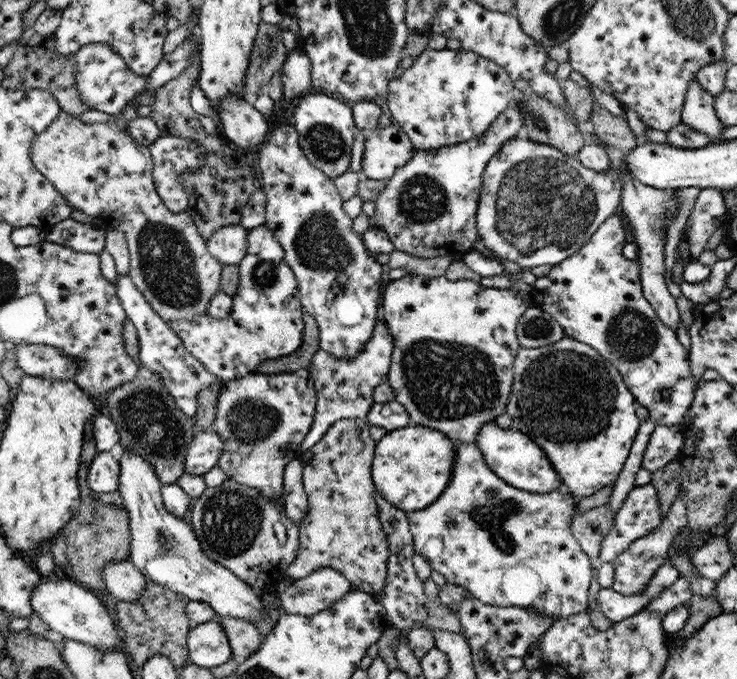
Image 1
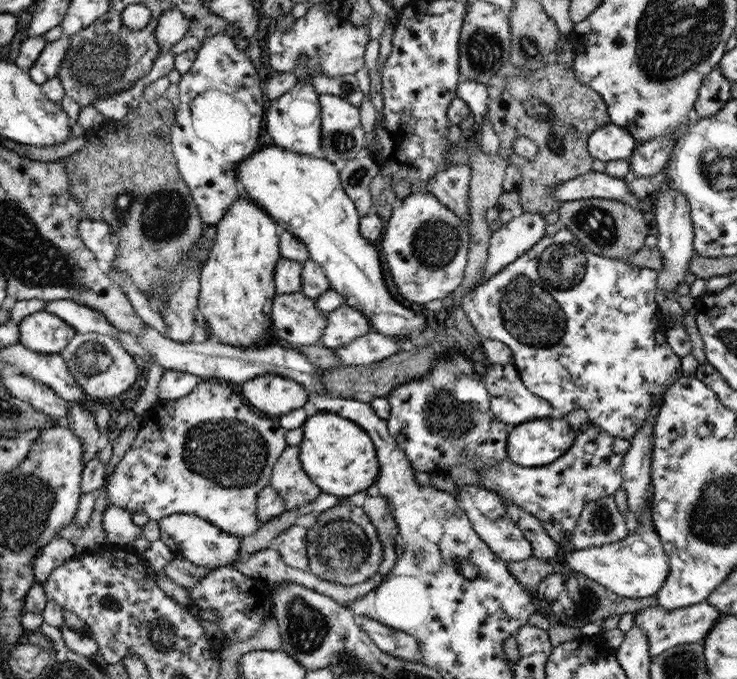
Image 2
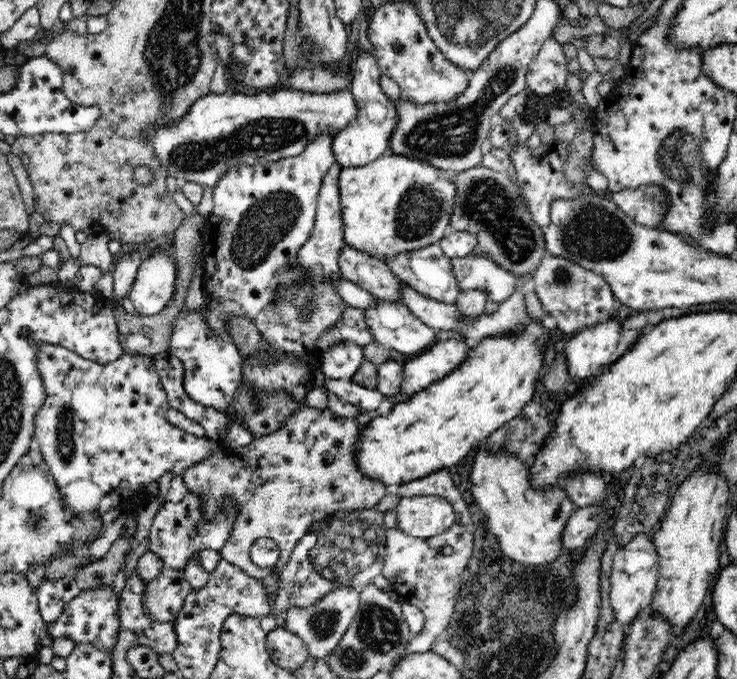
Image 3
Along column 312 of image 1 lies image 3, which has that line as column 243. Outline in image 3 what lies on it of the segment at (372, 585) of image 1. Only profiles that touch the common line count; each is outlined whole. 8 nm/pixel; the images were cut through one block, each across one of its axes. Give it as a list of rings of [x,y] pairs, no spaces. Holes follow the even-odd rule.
[[[308,405],[298,410],[296,414],[285,418],[283,425],[272,434],[259,436],[250,444],[233,449],[220,444],[219,451],[207,456],[204,462],[190,466],[182,474],[182,479],[189,492],[199,496],[203,520],[206,522],[214,520],[214,516],[222,510],[220,500],[228,500],[228,498],[233,500],[231,504],[235,508],[226,508],[228,516],[235,515],[233,527],[226,544],[219,551],[221,558],[254,579],[264,579],[274,572],[281,572],[290,558],[292,549],[307,534],[313,522],[323,521],[338,511],[346,513],[369,509],[378,504],[386,494],[386,486],[362,475],[353,457],[357,436],[361,430],[362,427],[356,424],[353,418],[337,416],[329,409],[321,410]],[[326,452],[334,456],[334,462],[325,464],[322,454]],[[262,537],[272,538],[280,549],[278,562],[273,567],[262,568],[252,562],[251,546],[257,538]]]

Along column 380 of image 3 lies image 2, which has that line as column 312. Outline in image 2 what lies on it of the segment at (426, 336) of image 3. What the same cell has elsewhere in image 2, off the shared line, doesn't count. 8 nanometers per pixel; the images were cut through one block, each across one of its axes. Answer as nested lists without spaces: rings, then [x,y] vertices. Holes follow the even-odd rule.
[[[302,292],[277,294],[271,315],[273,338],[288,341],[292,346],[314,345],[326,329],[327,313]]]

